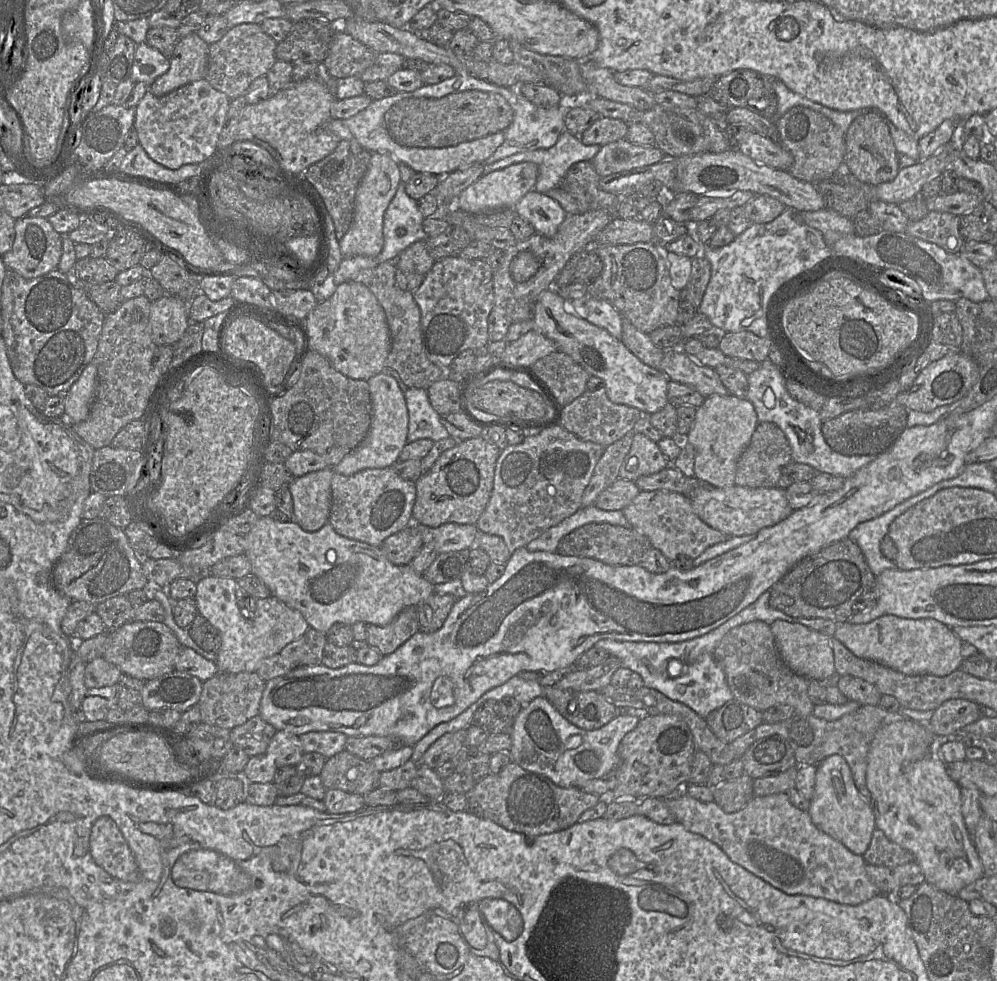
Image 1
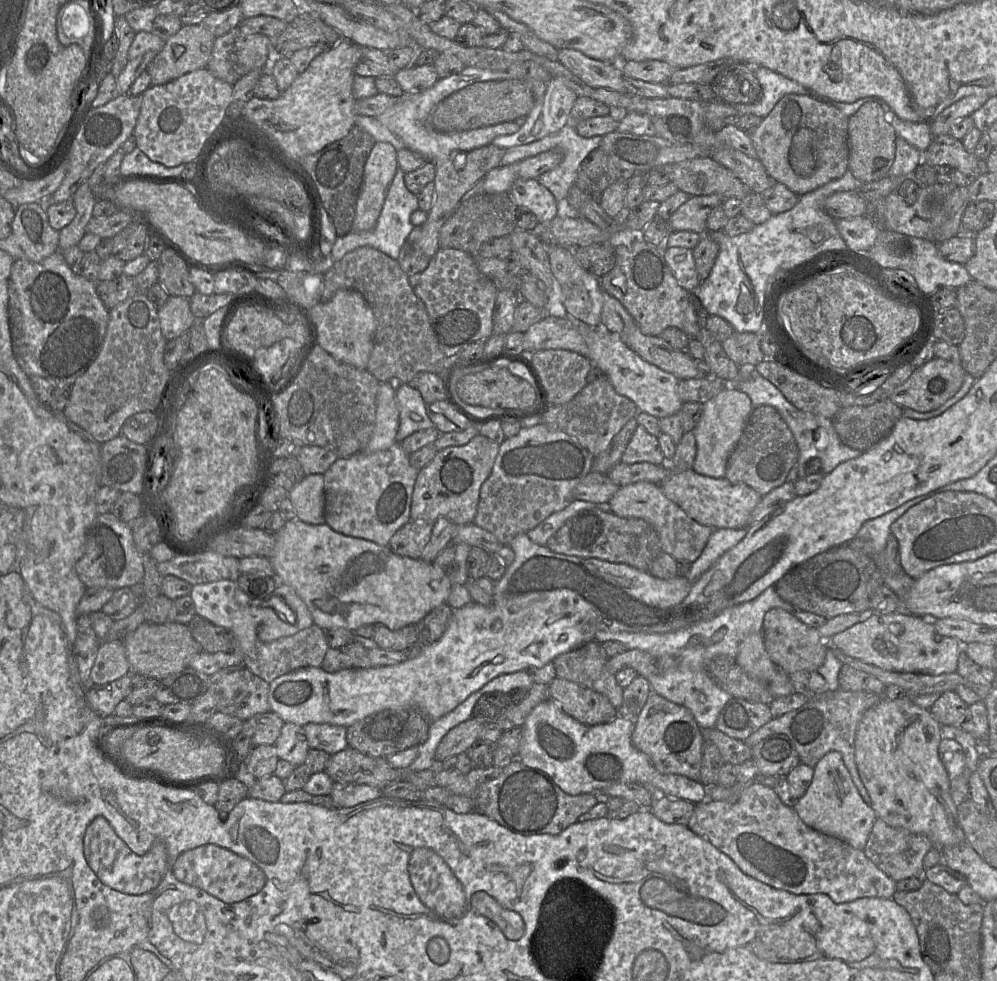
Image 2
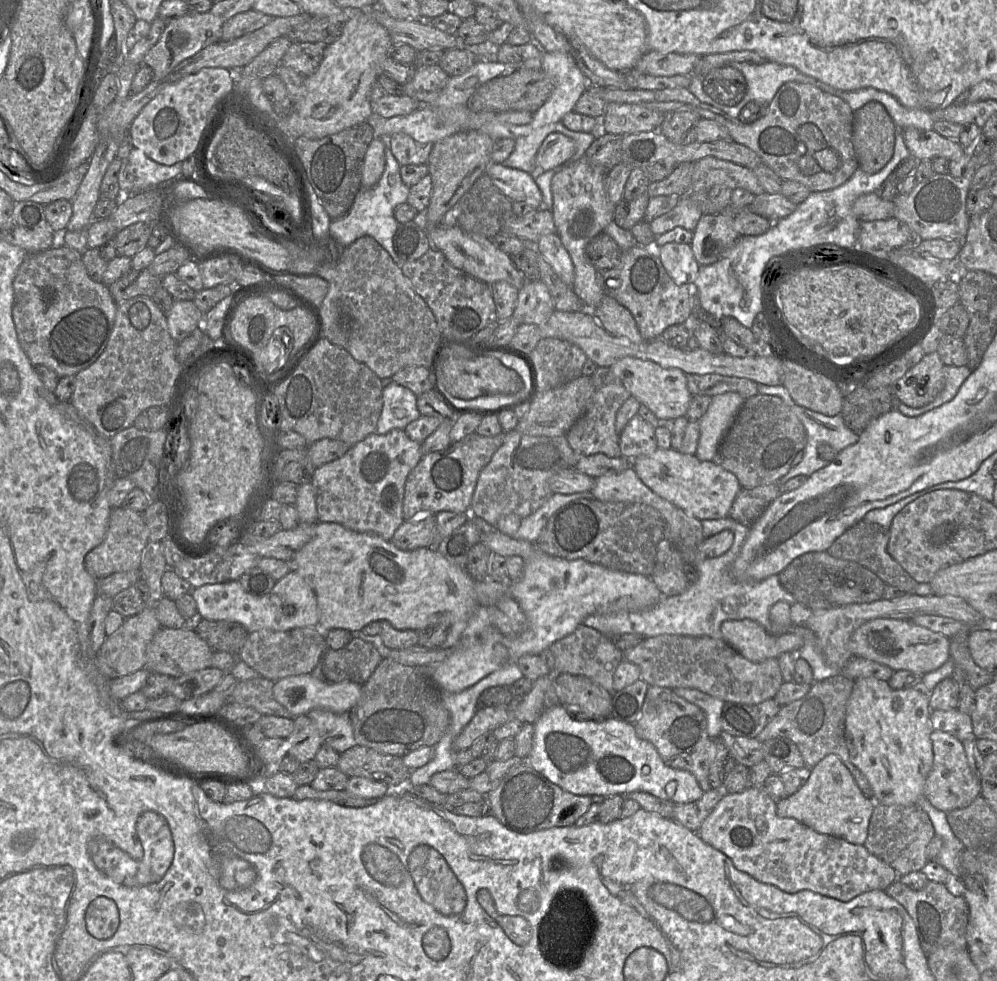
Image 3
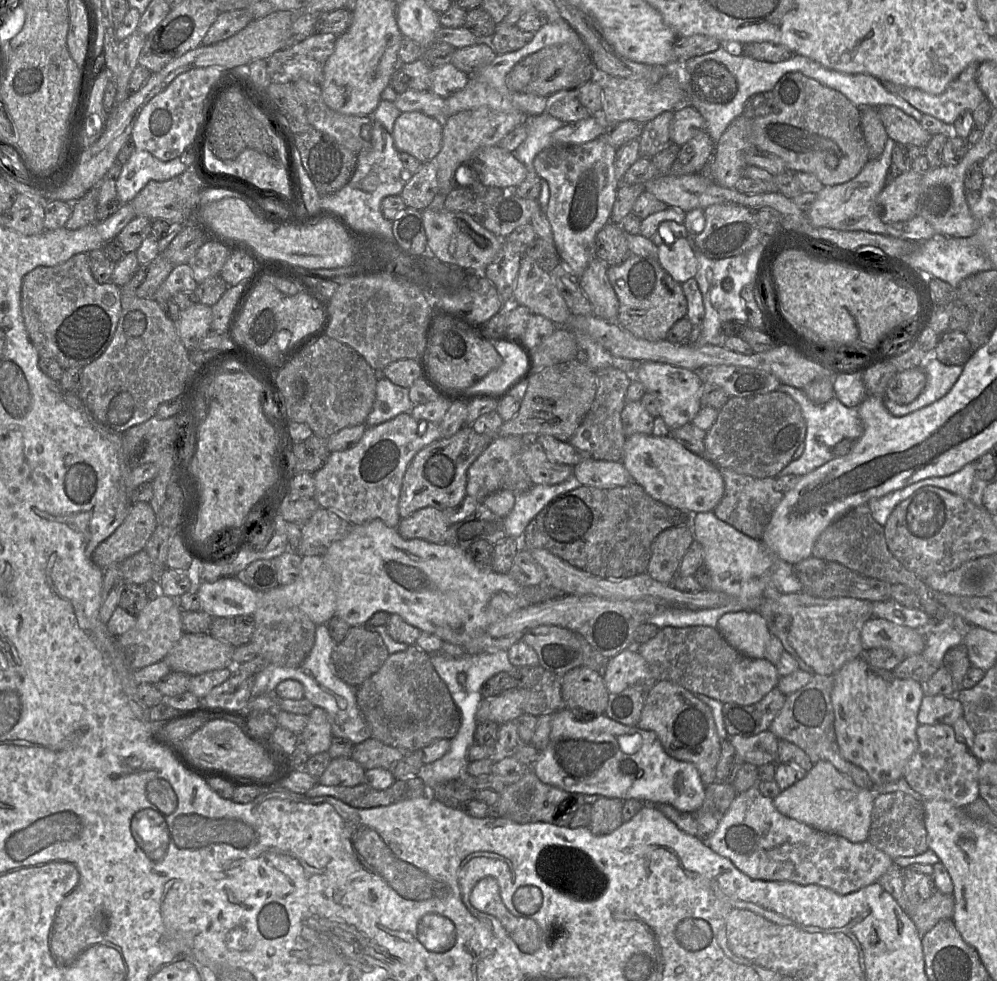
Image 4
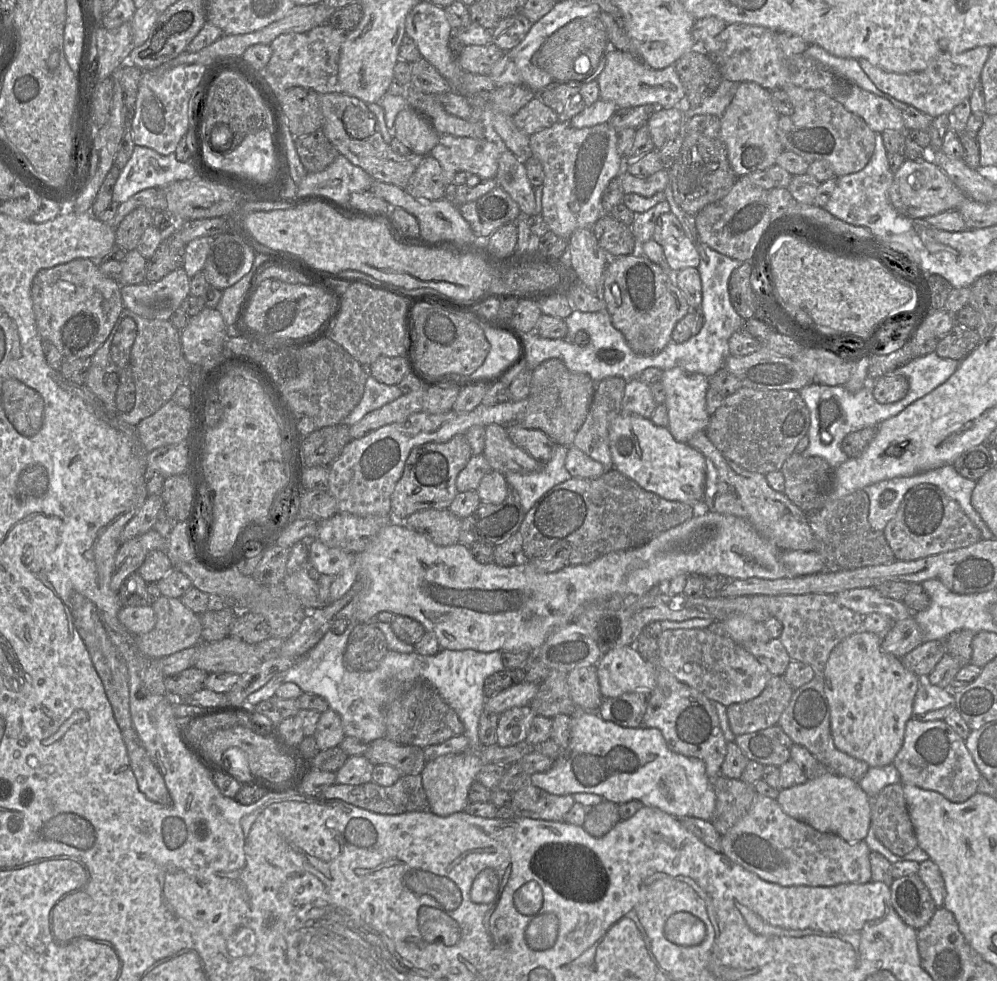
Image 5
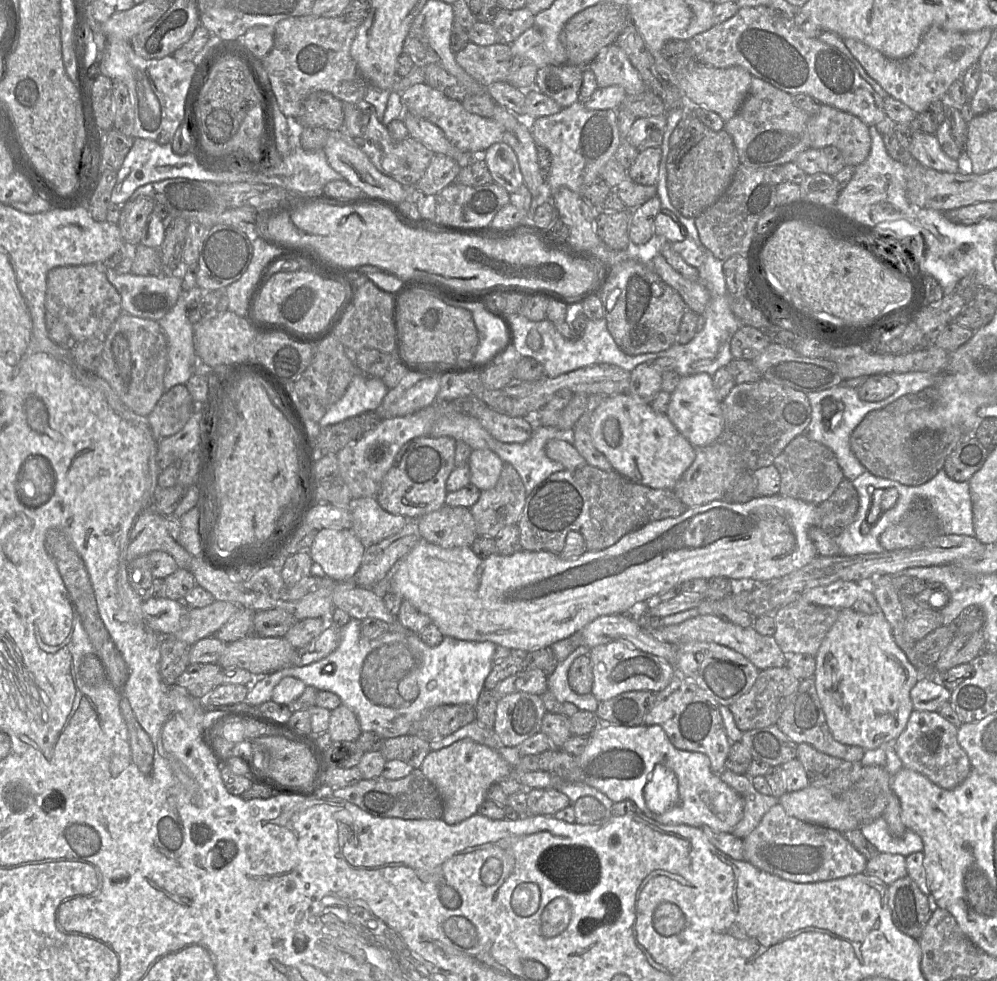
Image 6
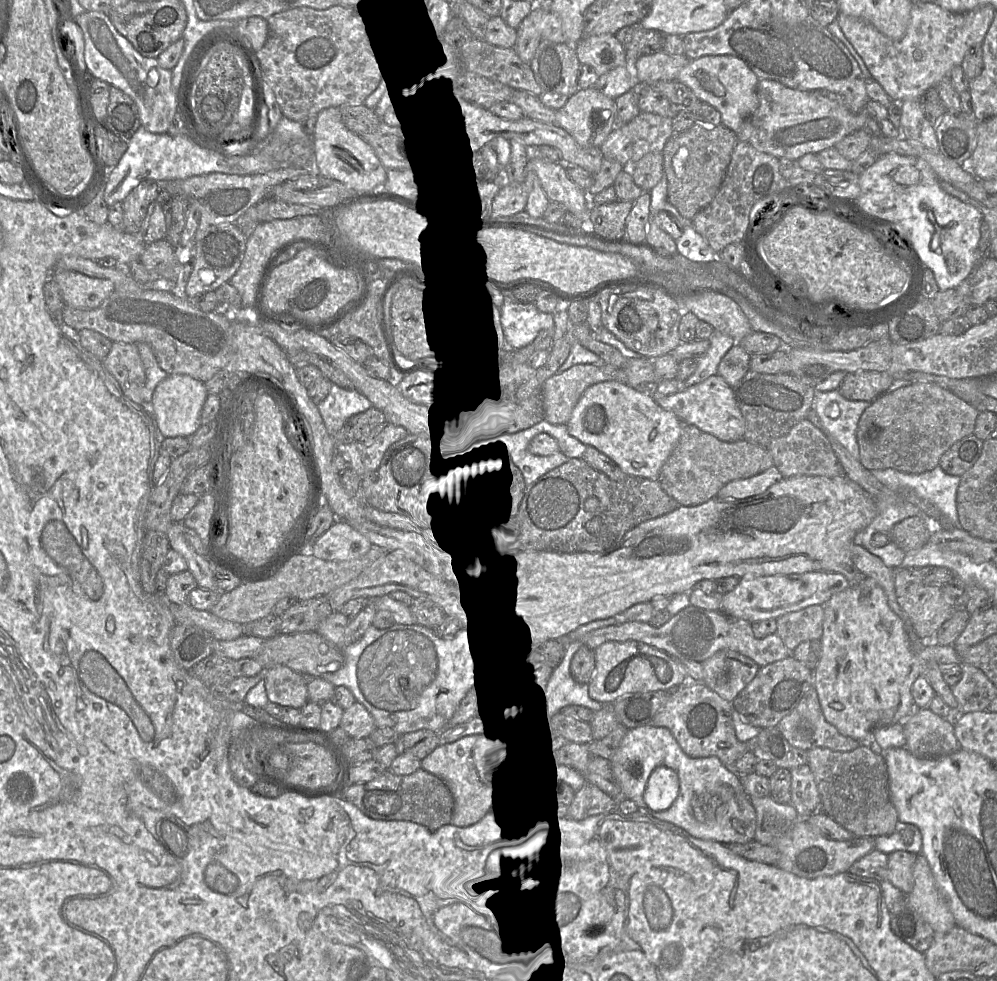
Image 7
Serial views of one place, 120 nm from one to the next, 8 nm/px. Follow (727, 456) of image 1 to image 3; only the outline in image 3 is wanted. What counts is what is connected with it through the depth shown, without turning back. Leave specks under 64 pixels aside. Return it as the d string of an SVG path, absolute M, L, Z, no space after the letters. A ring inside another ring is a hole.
M725 392L712 397L707 412L699 421L700 437L695 454L699 460L714 460L721 441L744 401L737 392Z

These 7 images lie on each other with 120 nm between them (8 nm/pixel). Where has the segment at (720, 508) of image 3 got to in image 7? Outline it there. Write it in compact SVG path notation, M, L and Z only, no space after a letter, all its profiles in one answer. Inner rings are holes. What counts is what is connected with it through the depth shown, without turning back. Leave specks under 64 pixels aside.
M605 381L585 390L567 428L571 436L608 456L628 476L657 480L679 441L682 422L657 404L649 392L625 383Z

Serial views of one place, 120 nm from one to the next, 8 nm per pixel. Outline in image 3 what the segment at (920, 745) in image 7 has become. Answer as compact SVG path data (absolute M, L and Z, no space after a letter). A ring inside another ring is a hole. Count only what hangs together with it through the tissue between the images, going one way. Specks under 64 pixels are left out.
M935 730L930 738L934 759L923 796L932 806L944 812L967 807L981 794L981 785L969 766L962 742L949 733Z

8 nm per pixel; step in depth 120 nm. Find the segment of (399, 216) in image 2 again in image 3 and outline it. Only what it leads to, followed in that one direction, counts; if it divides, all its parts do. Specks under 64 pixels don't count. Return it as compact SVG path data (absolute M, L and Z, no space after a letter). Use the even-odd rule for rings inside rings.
M382 137L385 144L385 171L378 183L369 189L363 189L357 194L350 212L343 218L332 219L329 233L330 244L338 251L348 247L358 238L370 236L375 239L401 268L401 258L394 248L394 236L399 222L394 217L394 209L399 204L407 202L409 187L404 184L400 174L401 166L391 151L390 137Z

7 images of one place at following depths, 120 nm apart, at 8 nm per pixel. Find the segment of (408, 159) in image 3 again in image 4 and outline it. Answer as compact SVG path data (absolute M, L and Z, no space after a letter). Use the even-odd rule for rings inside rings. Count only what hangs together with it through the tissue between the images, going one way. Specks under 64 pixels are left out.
M403 112L396 119L392 137L399 152L406 152L421 163L432 161L442 147L444 121L427 116L421 112Z

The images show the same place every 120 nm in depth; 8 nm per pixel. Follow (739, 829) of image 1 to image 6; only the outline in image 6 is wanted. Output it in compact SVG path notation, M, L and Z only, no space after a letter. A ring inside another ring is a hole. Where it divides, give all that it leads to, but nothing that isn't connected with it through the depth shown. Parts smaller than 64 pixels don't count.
M779 803L772 806L759 825L742 839L744 860L760 870L796 883L834 880L865 872L867 859L836 830L799 820L786 813Z

